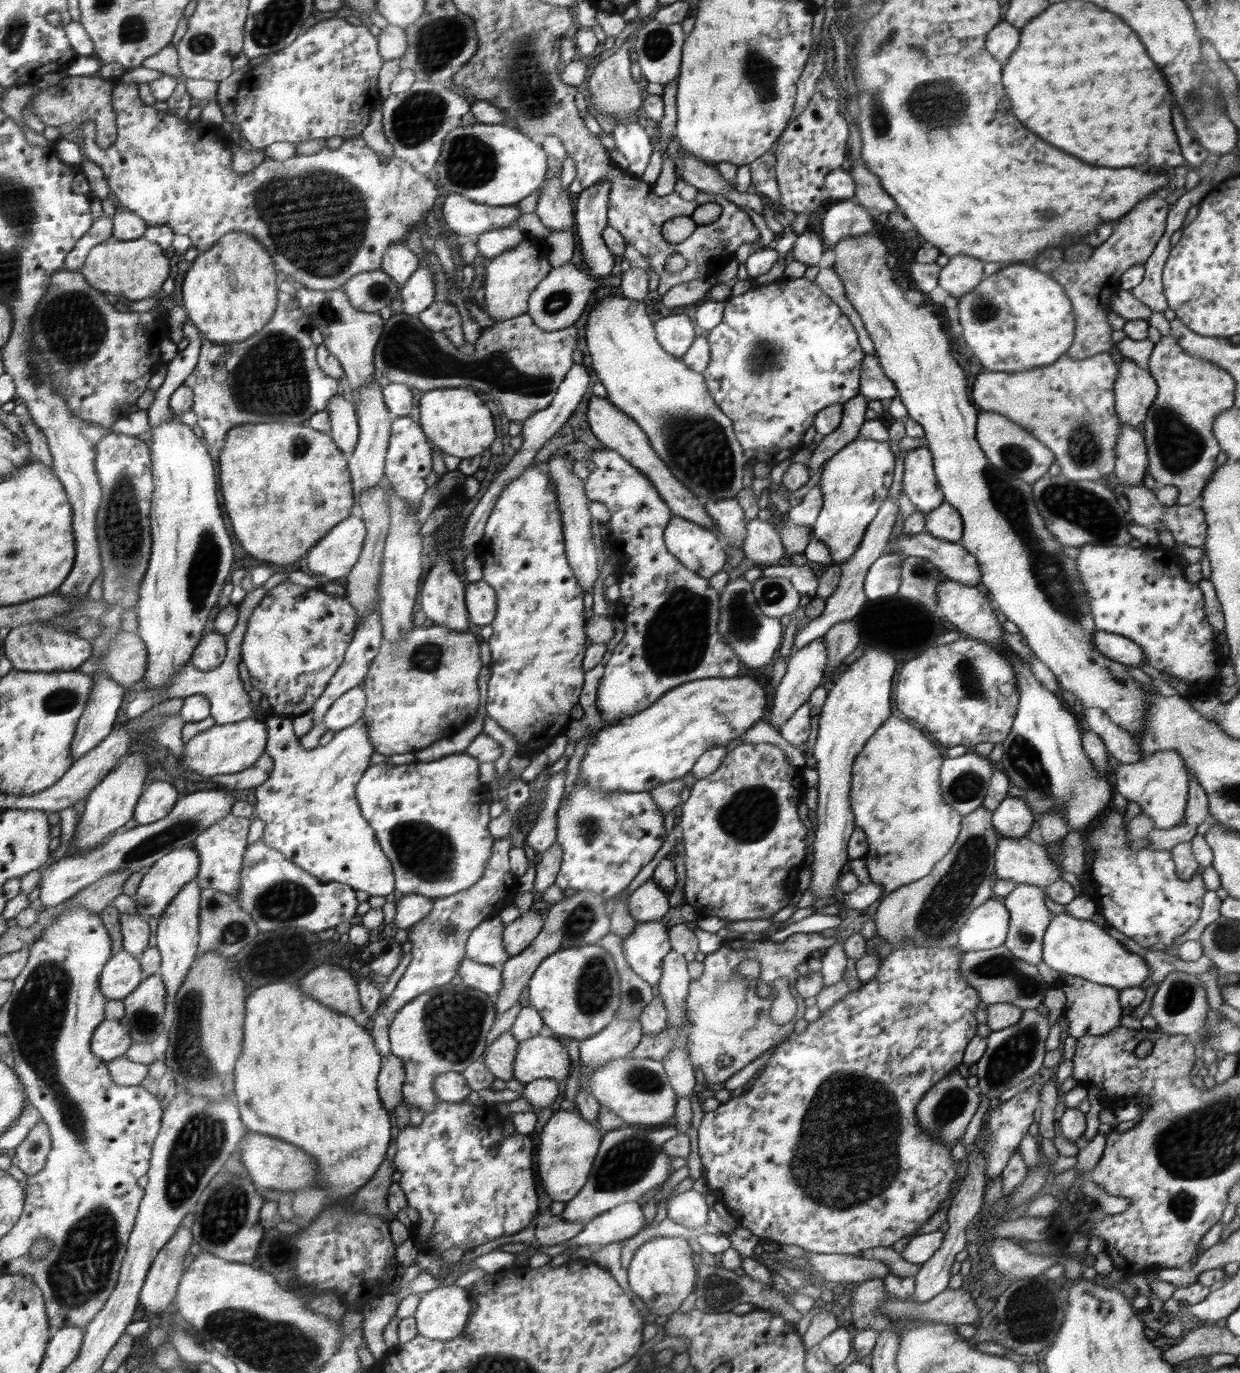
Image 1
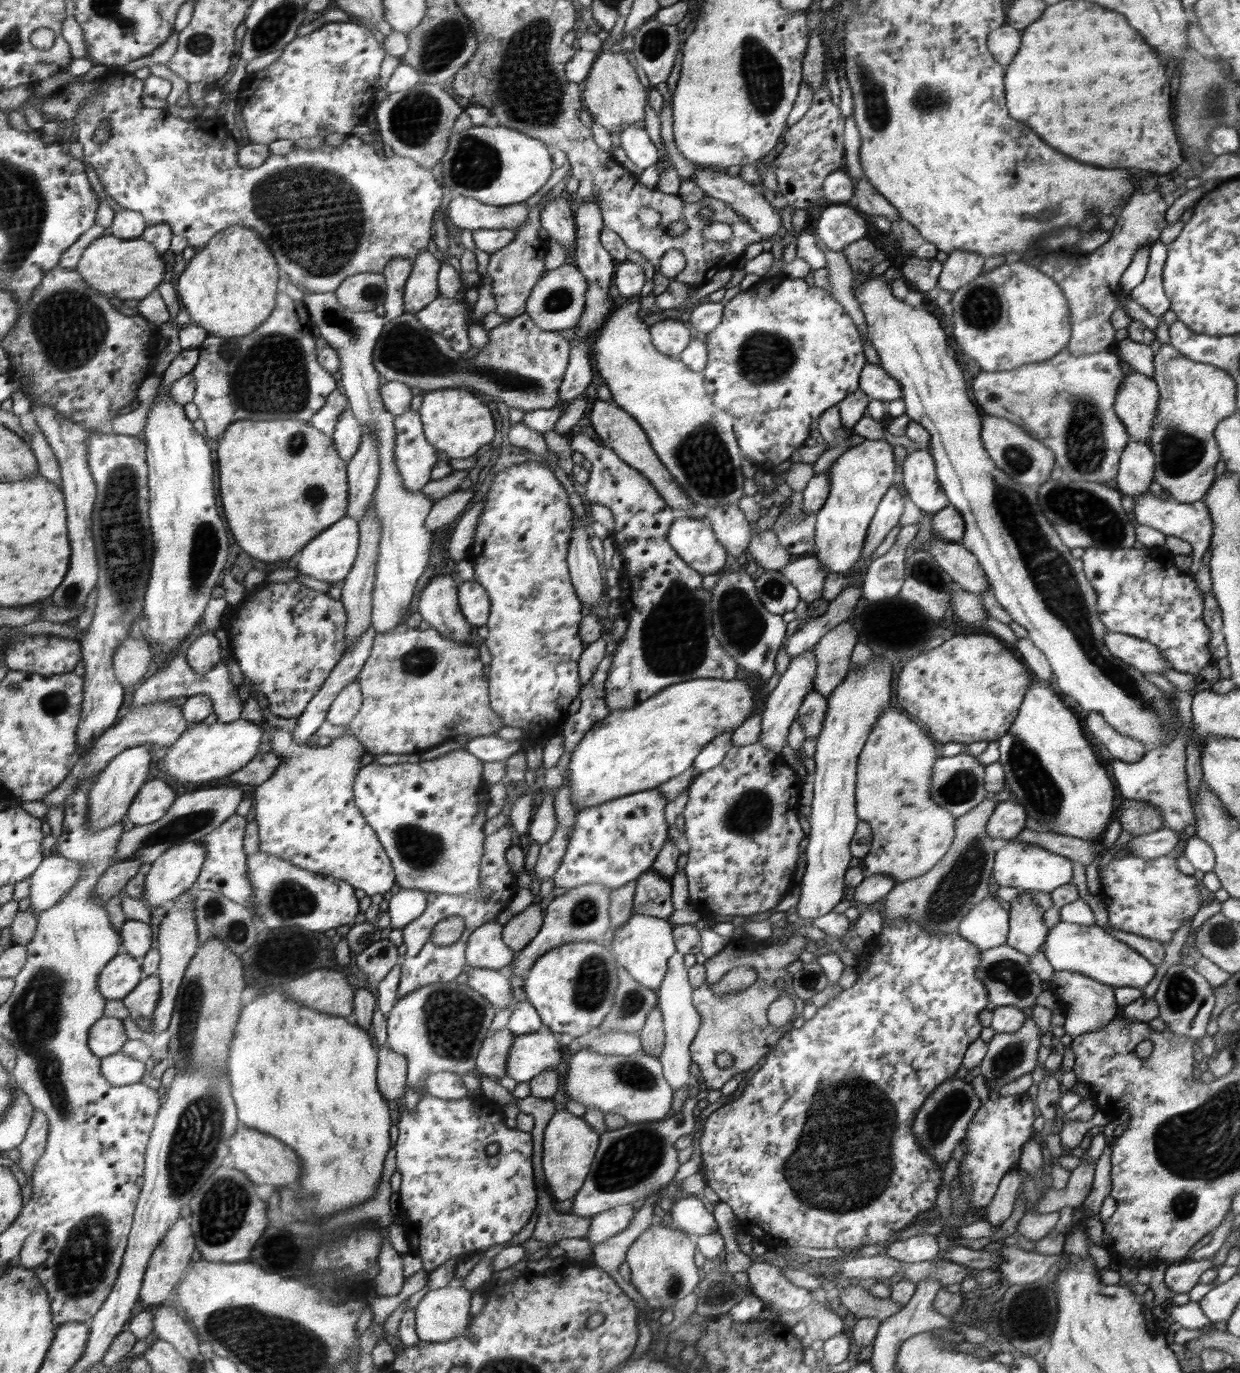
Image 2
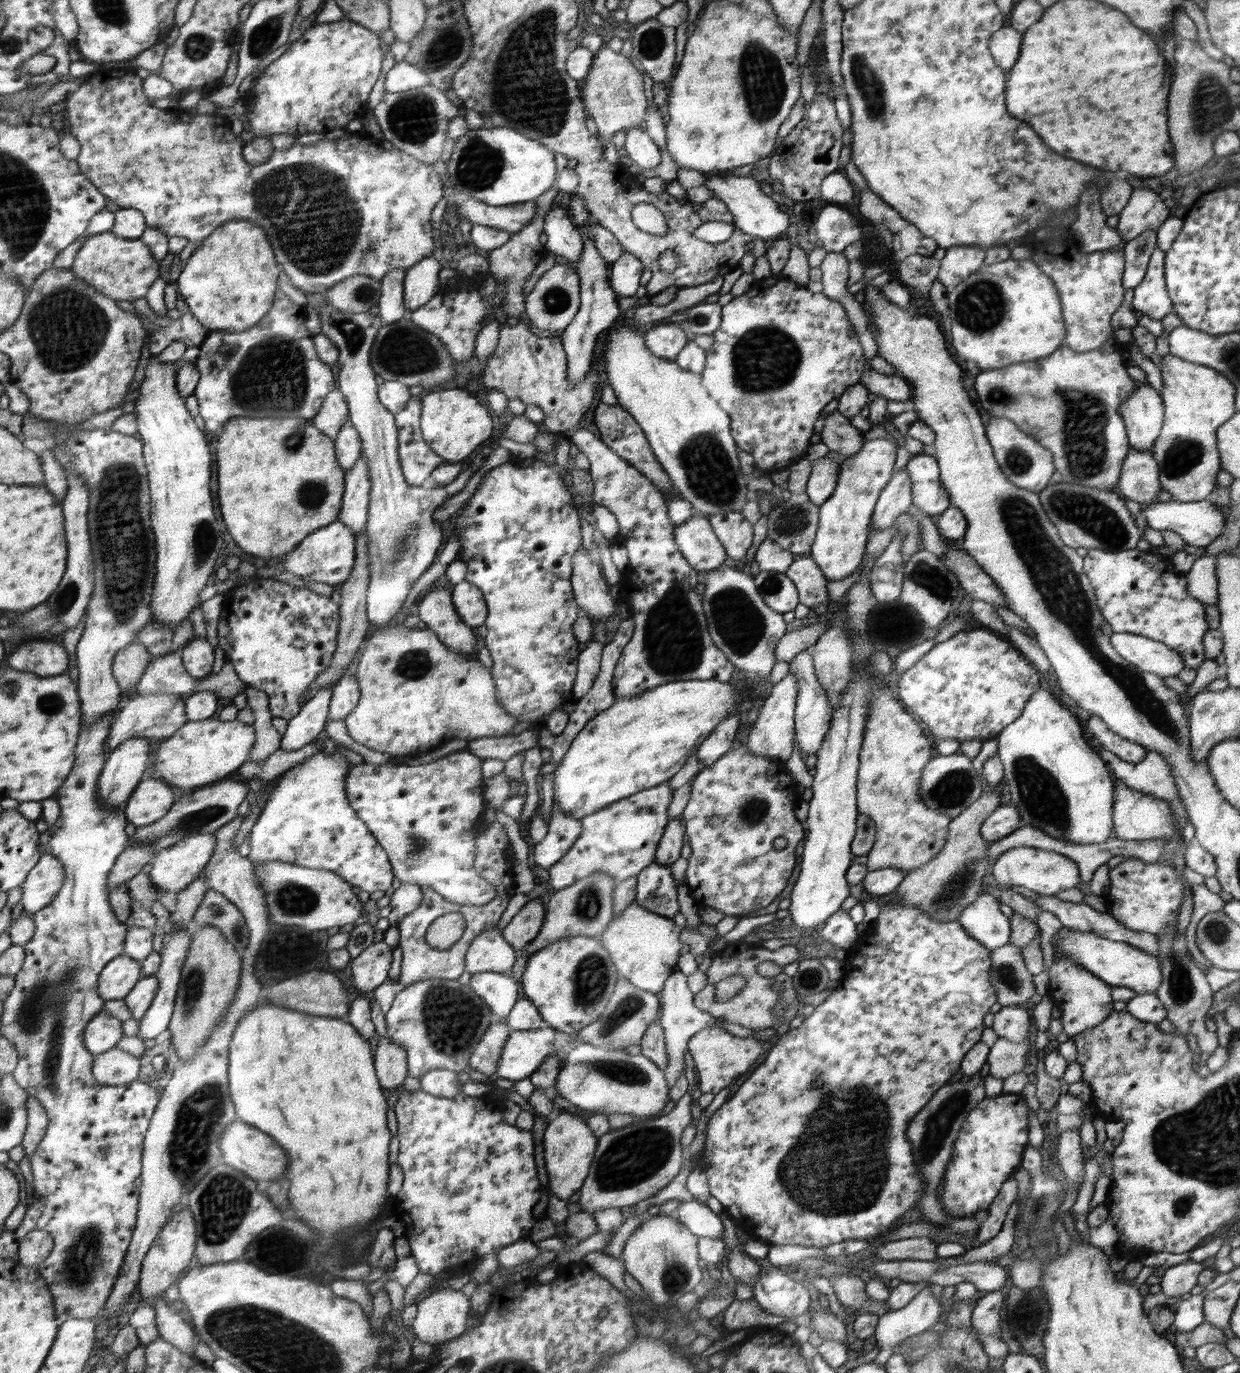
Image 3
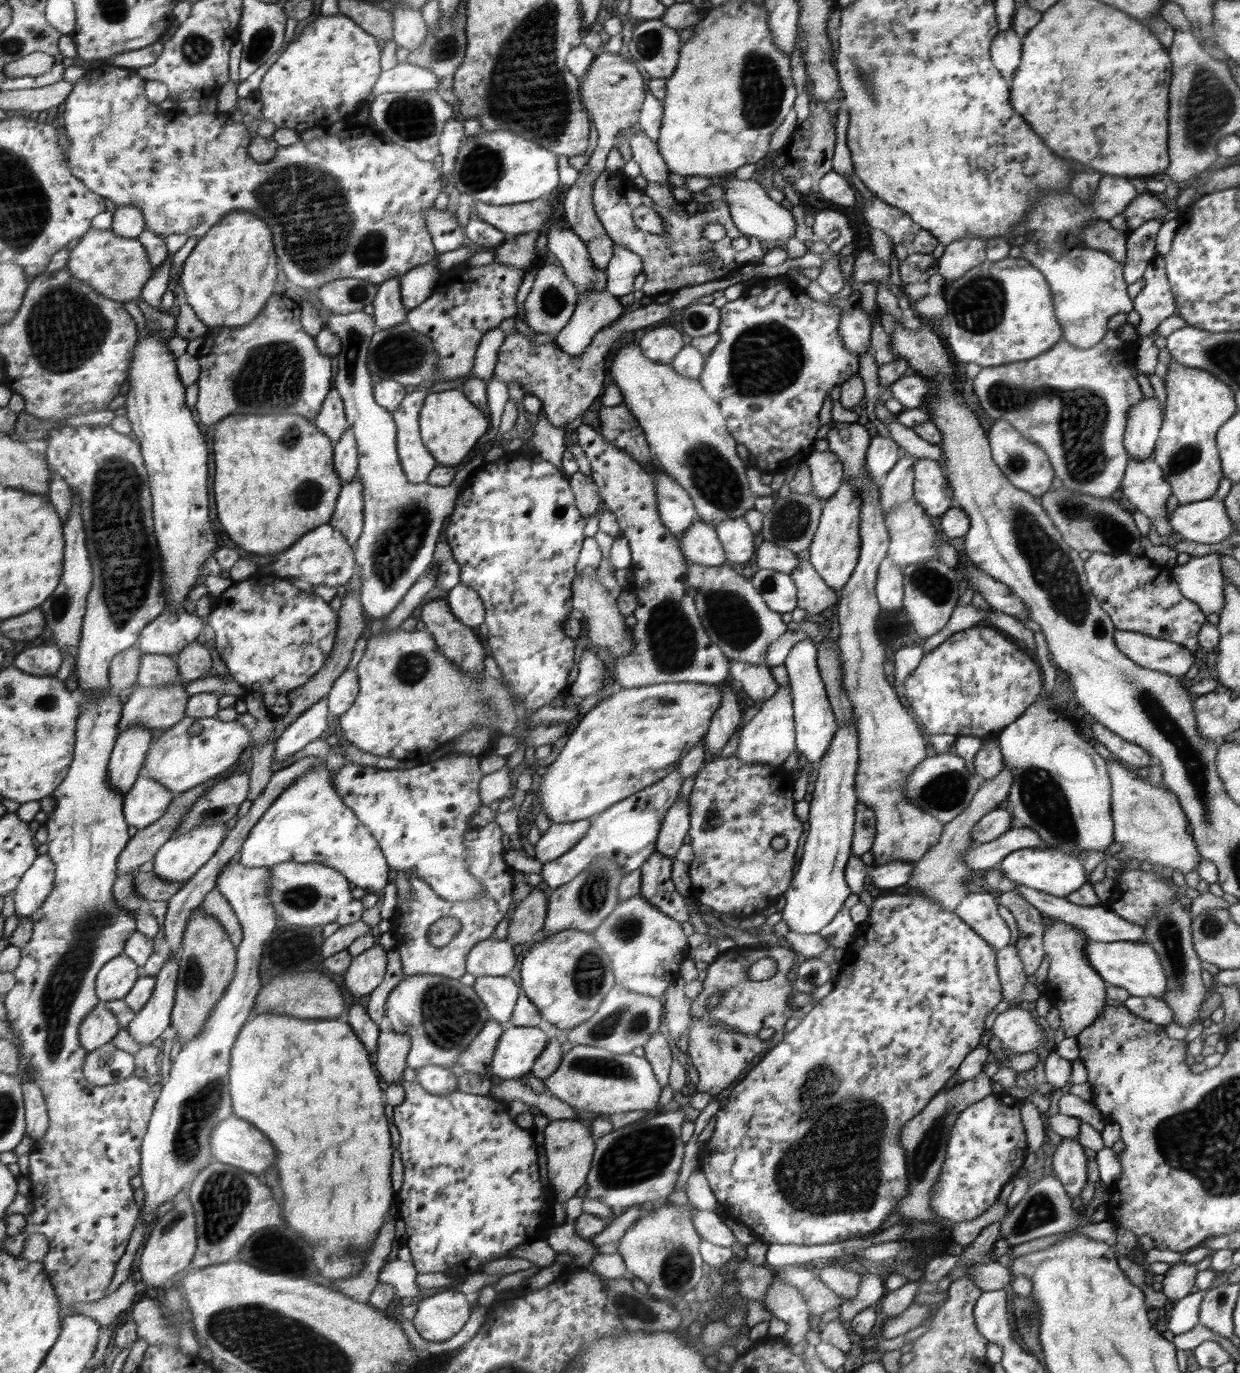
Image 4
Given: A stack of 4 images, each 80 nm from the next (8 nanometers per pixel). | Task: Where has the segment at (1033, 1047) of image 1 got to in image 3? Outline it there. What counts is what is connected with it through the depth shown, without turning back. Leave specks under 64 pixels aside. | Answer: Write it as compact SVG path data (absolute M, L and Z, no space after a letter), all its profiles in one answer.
M999 1037L987 1056L989 1076L1005 1081L1013 1074L1024 1072L1028 1056L1030 1056L1029 1040L1016 1044Z

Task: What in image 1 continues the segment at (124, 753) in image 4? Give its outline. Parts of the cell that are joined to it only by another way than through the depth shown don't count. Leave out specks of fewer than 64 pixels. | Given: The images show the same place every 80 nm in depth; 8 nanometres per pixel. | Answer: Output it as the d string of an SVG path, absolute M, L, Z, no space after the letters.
M137 751L130 753L122 762L118 763L103 784L101 784L88 798L86 814L78 823L77 846L81 850L97 848L99 844L105 844L111 836L123 830L124 824L130 822L135 814L136 803L139 802L140 794L143 794L144 778L148 772L146 755Z

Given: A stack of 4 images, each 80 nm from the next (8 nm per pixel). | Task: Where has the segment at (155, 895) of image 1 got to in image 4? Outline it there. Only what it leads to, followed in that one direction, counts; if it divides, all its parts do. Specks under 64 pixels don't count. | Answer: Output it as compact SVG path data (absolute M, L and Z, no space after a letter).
M219 822L212 826L197 826L184 834L172 836L171 840L159 849L153 858L153 873L162 880L168 882L183 882L195 876L195 874L215 856L219 846L226 840L226 832L231 823Z

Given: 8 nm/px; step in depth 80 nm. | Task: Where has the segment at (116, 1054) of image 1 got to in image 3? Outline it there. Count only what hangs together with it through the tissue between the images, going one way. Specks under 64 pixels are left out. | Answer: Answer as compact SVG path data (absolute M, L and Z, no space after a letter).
M104 1010L86 1030L87 1048L95 1055L112 1051L123 1035L123 1021Z

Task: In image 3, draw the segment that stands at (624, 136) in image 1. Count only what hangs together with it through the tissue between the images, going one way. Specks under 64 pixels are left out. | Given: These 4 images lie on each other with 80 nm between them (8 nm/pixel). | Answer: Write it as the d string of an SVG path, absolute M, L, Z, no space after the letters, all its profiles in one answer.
M632 127L626 130L624 150L627 156L641 168L656 168L660 164L660 149L647 130Z

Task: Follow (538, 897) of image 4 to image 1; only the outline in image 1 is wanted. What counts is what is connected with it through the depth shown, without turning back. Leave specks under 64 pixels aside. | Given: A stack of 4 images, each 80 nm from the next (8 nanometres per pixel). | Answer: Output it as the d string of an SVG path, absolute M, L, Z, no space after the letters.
M529 909L508 924L504 933L504 946L509 958L520 954L536 938L544 923L542 915Z

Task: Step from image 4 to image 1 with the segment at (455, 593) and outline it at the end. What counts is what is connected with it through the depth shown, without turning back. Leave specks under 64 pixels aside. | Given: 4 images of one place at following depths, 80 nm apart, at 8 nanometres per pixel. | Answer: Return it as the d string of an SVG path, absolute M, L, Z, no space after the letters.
M480 580L466 587L464 604L467 606L472 622L475 622L478 628L491 624L495 620L497 614L496 593L488 582Z

